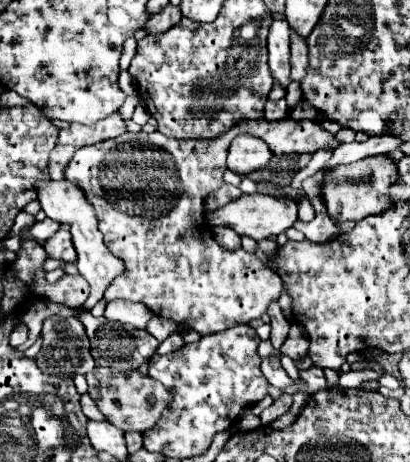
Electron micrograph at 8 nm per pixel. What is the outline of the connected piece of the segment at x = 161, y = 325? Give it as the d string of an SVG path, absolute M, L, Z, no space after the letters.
M152 317L152 319L148 321L146 331L154 333L154 337L162 343L168 335L176 331L176 323L174 323L174 321L168 321L168 319L162 319L162 317Z

